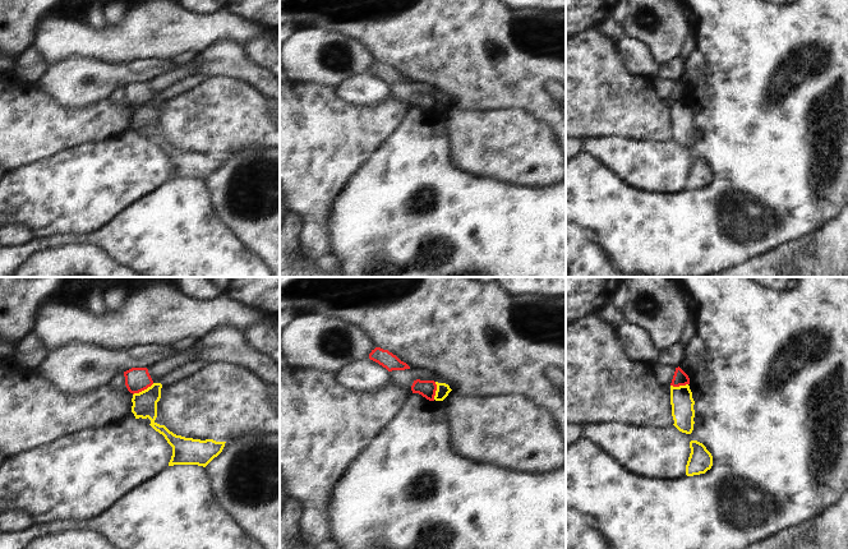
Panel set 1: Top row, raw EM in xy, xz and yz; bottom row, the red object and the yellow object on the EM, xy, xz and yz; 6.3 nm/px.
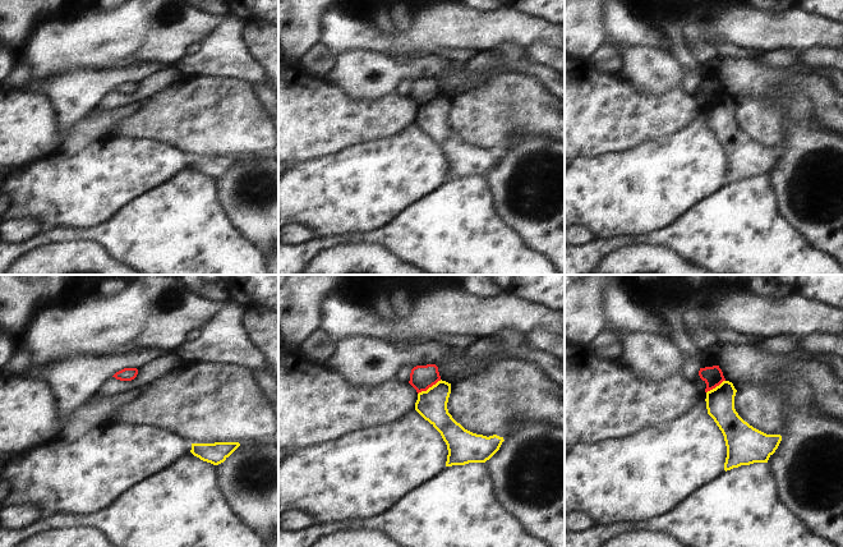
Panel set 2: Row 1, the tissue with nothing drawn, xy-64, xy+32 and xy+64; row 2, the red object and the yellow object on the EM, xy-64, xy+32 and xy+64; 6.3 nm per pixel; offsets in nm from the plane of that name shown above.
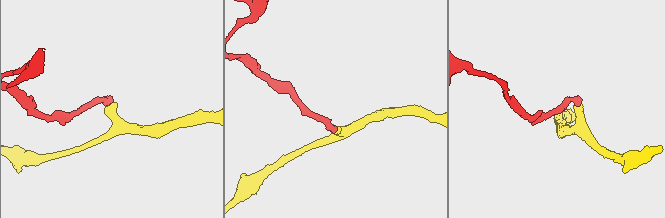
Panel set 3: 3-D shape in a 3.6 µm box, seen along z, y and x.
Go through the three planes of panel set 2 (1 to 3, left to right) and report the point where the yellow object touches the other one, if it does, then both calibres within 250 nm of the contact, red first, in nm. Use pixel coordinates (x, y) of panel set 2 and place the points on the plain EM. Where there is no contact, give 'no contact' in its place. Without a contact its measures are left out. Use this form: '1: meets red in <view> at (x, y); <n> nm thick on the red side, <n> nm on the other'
1: no contact
2: meets red in xy+32 at (429, 100); 160 nm thick on the red side, 190 nm on the other
3: meets red in xy+64 at (715, 100); 130 nm thick on the red side, 180 nm on the other

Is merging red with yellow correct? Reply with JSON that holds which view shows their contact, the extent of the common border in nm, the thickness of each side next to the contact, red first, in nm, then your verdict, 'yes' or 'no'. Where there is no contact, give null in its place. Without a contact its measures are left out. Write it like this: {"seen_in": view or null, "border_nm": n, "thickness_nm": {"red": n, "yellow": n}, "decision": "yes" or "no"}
{"seen_in": "xy", "border_nm": 150, "thickness_nm": {"red": 160, "yellow": 160}, "decision": "no"}

